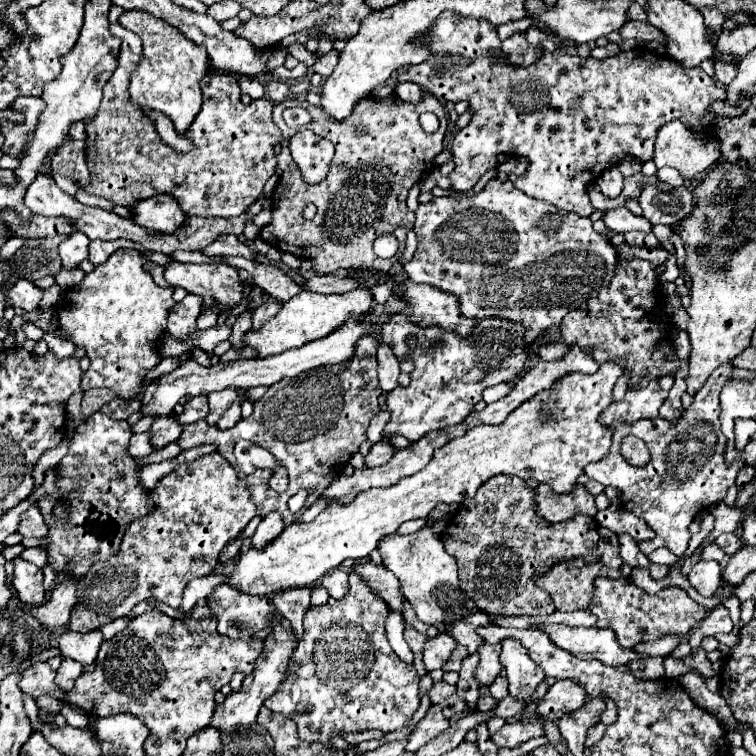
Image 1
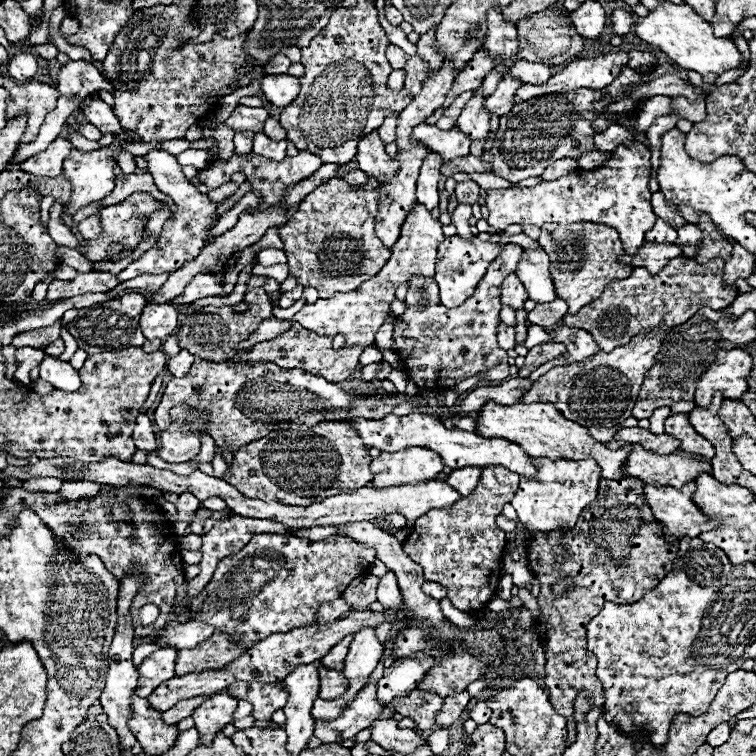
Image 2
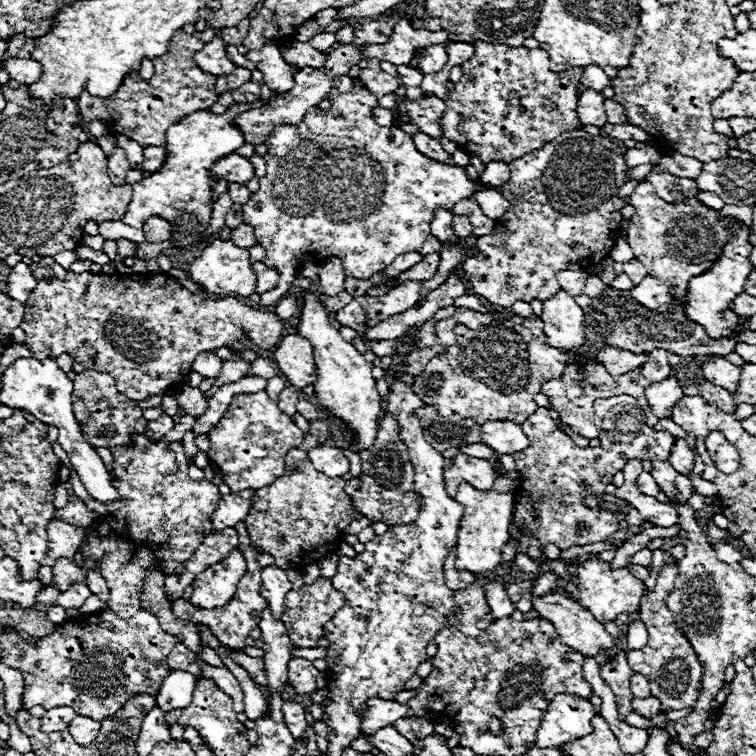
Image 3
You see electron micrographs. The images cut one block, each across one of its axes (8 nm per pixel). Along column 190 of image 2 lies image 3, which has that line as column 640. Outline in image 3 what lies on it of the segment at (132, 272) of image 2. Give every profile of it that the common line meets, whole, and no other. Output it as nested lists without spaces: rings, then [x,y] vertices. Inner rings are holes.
[[[640,182],[632,196],[630,204],[636,208],[630,218],[630,228],[626,230],[626,242],[634,250],[634,256],[646,266],[650,276],[670,282],[672,296],[676,300],[688,302],[688,282],[692,276],[704,274],[720,258],[724,244],[730,236],[736,236],[740,228],[734,224],[730,230],[724,224],[724,216],[700,202],[698,198],[688,198],[680,204],[668,204],[656,196],[652,184]]]

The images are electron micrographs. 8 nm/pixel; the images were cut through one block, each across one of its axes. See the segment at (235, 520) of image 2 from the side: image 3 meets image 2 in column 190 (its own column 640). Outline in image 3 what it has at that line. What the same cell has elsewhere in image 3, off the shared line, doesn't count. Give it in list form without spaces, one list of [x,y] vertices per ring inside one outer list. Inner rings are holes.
[[[598,556],[576,566],[578,602],[592,612],[598,622],[612,622],[622,612],[636,612],[644,594],[644,582],[628,572],[628,568],[612,570],[610,562],[602,562]]]

